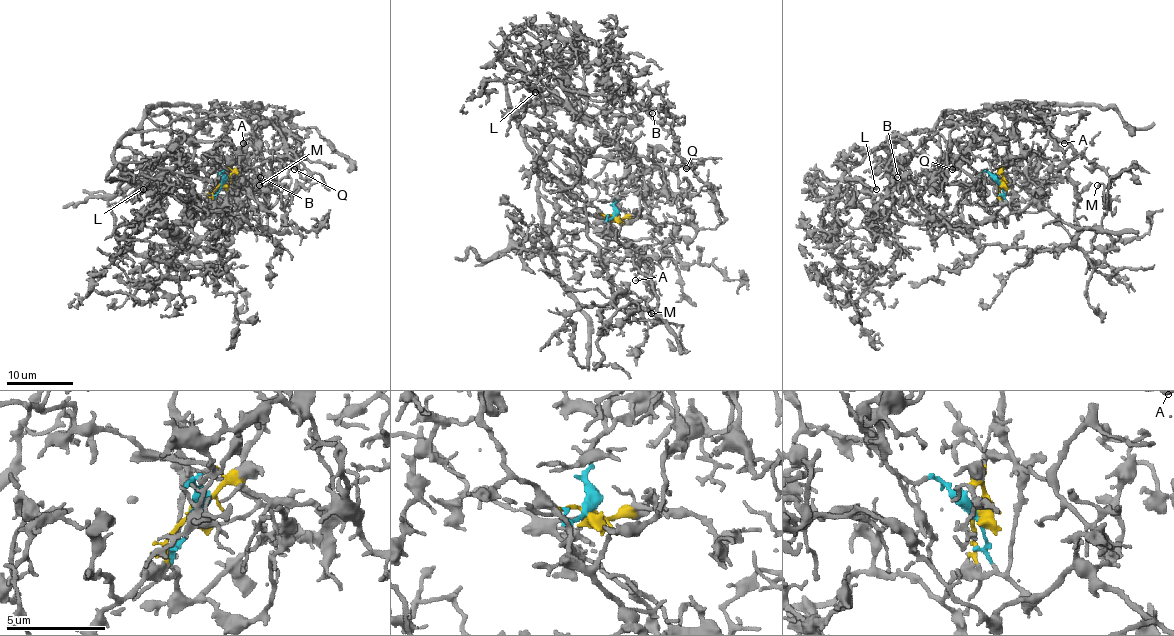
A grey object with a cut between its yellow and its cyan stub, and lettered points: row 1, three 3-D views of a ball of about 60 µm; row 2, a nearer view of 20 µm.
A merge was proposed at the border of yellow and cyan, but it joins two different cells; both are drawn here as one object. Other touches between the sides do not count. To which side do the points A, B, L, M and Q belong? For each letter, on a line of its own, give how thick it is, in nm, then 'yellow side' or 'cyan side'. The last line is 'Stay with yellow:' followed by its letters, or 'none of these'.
A: 120 nm | cyan side
B: 130 nm | yellow side
L: 200 nm | yellow side
M: 160 nm | cyan side
Q: 140 nm | yellow side
Stay with yellow: B, L, Q

